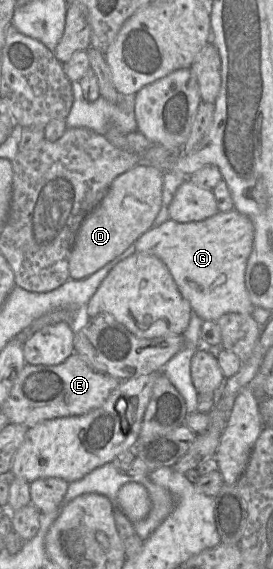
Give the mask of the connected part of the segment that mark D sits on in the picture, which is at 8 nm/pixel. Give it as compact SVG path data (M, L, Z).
M137 164L112 182L100 203L84 218L69 257L70 279L86 279L121 255L153 227L161 206L164 171Z

